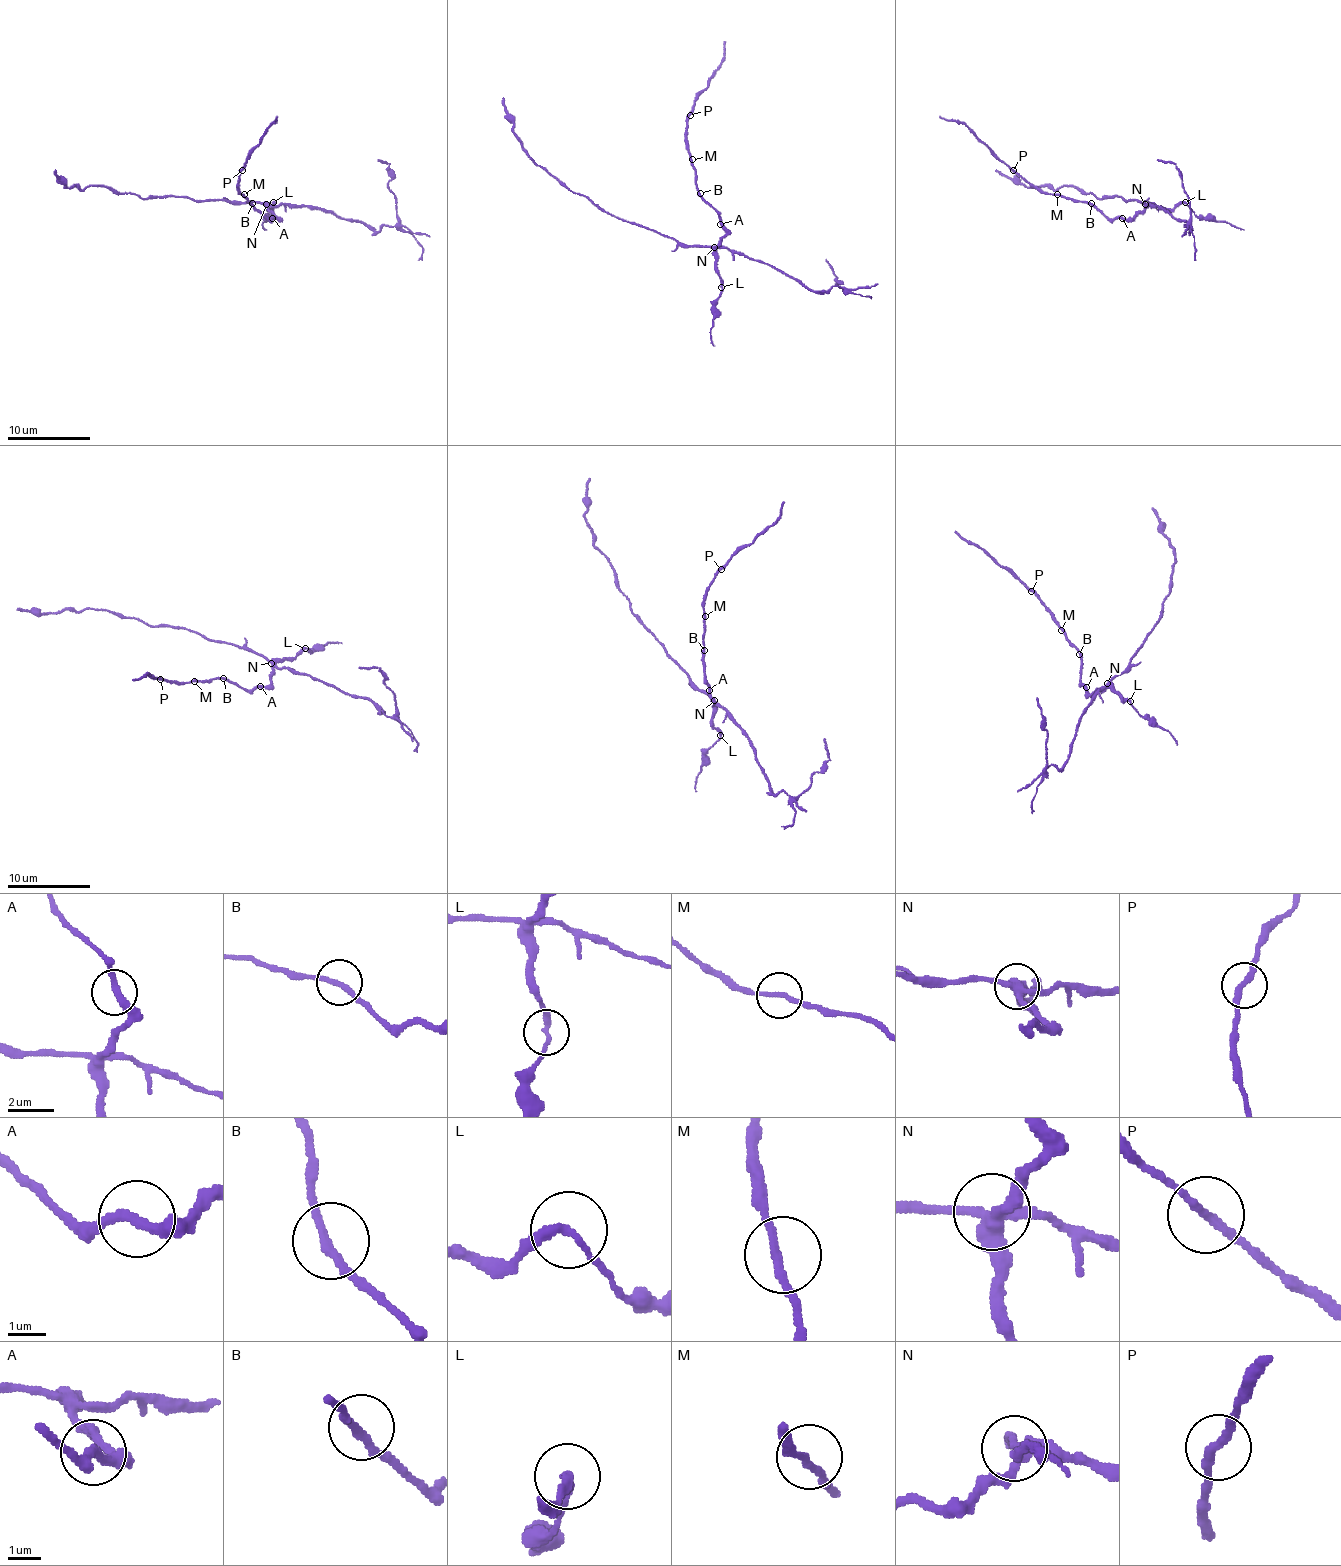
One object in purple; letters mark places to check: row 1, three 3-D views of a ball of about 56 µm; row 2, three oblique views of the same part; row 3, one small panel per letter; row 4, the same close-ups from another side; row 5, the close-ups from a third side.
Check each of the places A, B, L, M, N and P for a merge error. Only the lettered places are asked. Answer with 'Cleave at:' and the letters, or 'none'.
Cleave at: L, N

